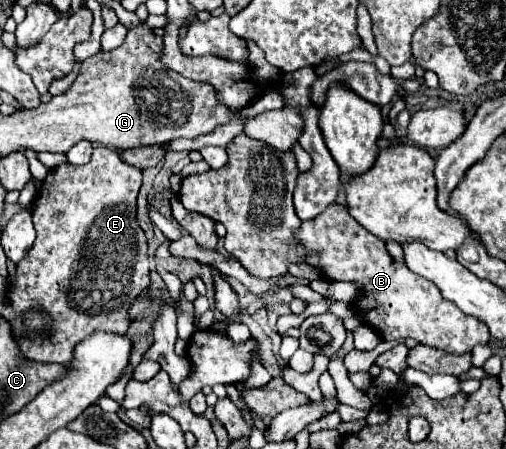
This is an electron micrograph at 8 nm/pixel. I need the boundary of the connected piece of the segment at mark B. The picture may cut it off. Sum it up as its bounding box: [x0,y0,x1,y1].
[298,202,490,354]

